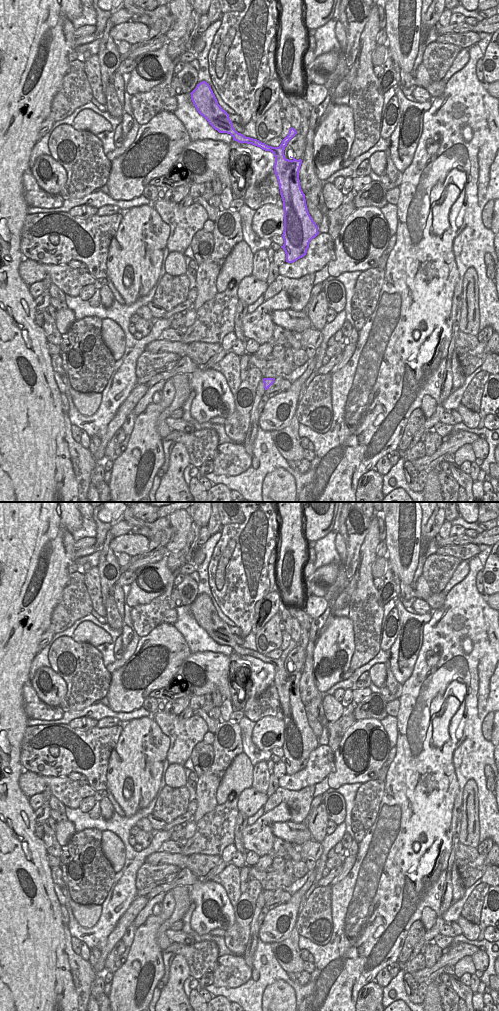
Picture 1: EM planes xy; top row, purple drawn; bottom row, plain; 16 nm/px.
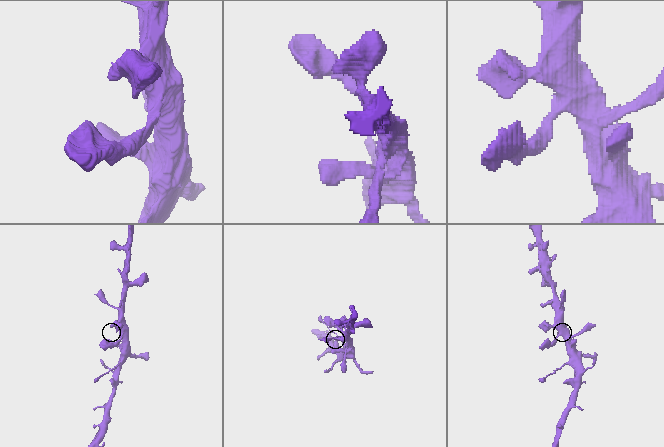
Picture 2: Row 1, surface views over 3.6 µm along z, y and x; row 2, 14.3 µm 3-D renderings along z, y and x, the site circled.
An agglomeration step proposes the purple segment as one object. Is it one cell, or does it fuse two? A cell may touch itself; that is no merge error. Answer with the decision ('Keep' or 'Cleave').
Keep.

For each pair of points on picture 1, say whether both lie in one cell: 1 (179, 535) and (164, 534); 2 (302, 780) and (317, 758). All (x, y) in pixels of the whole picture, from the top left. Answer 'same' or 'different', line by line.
1: different
2: same

